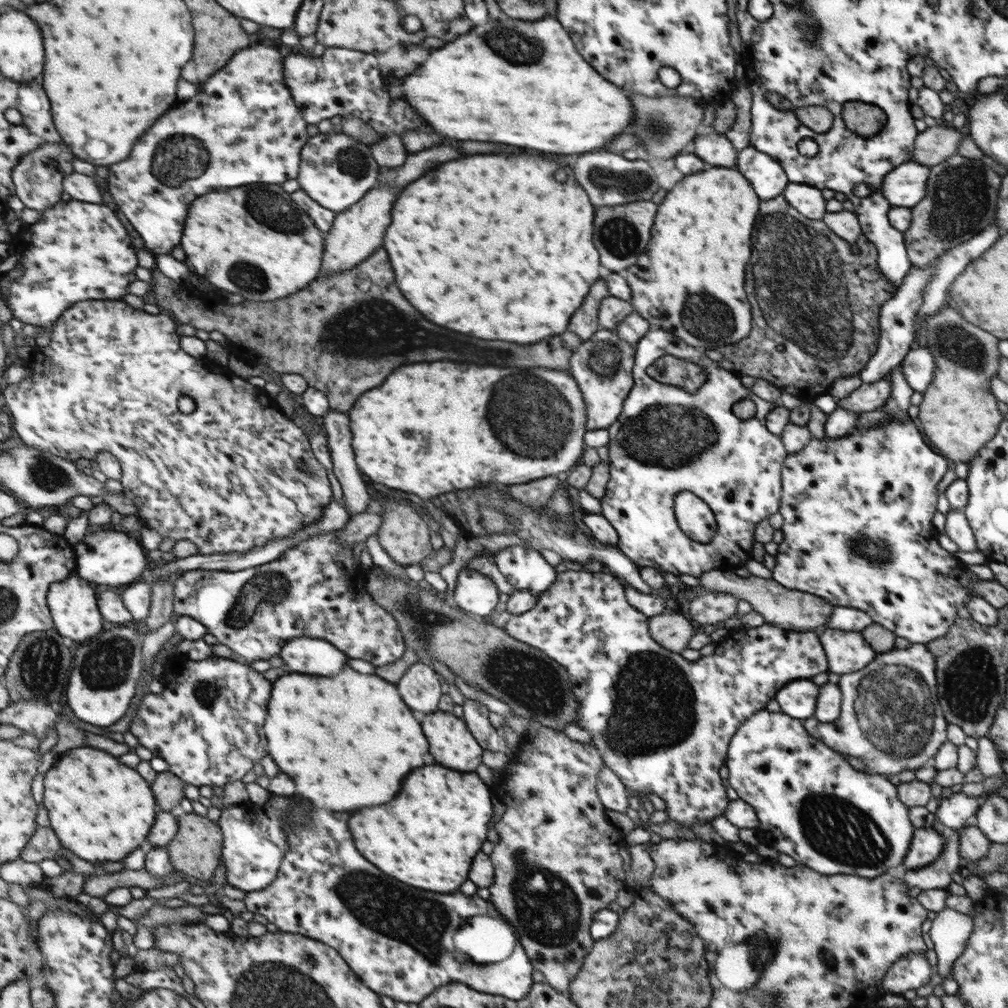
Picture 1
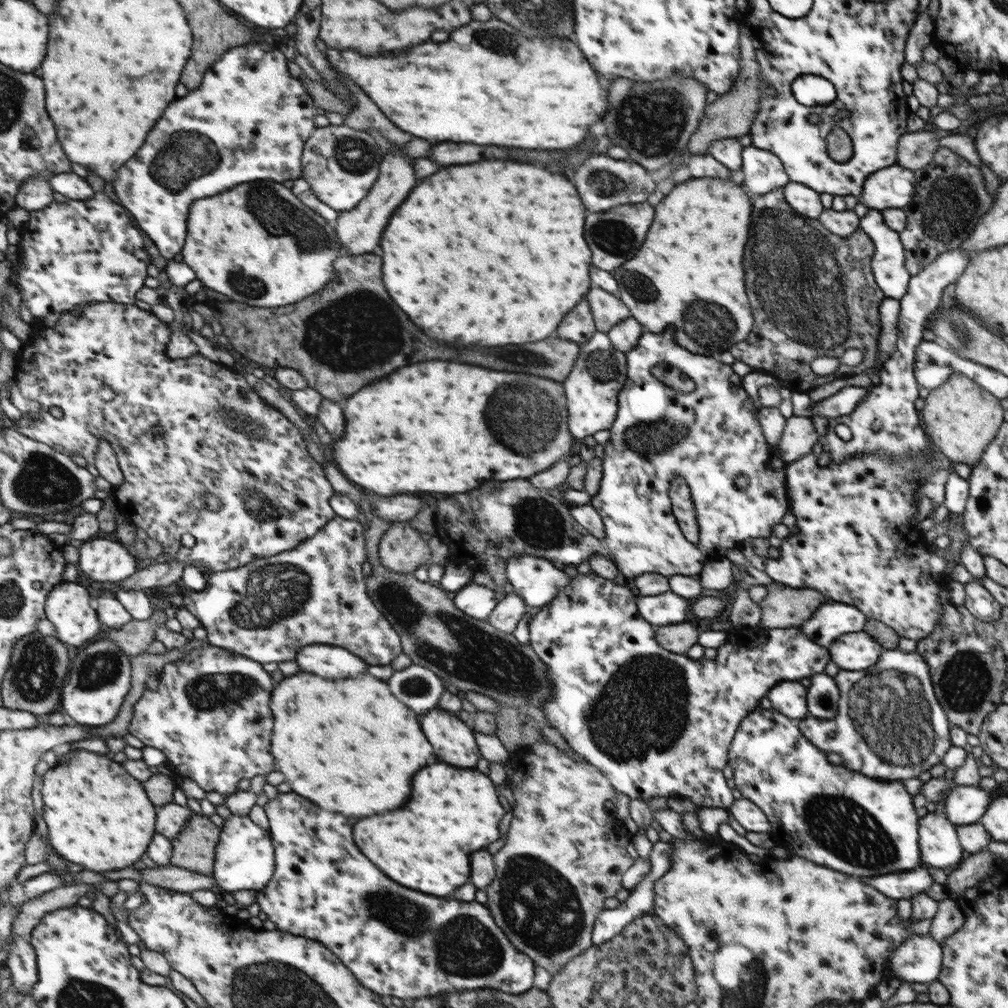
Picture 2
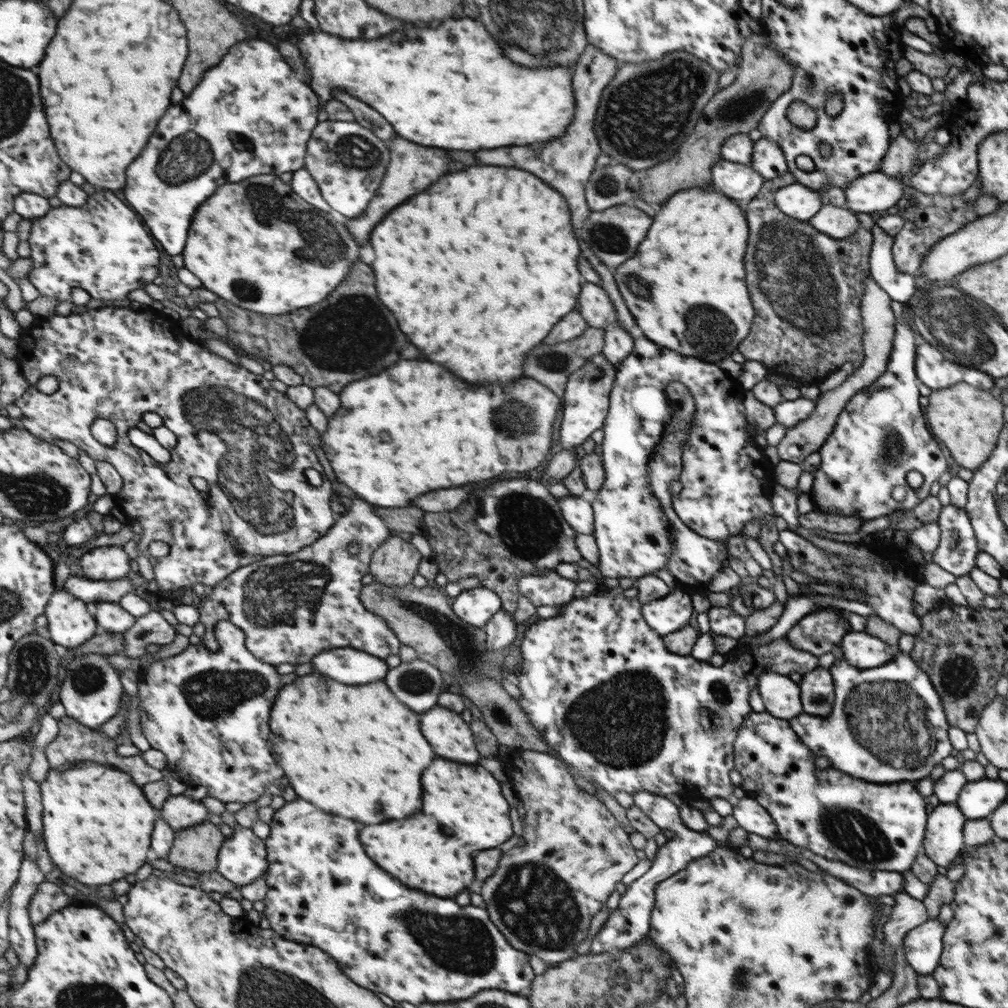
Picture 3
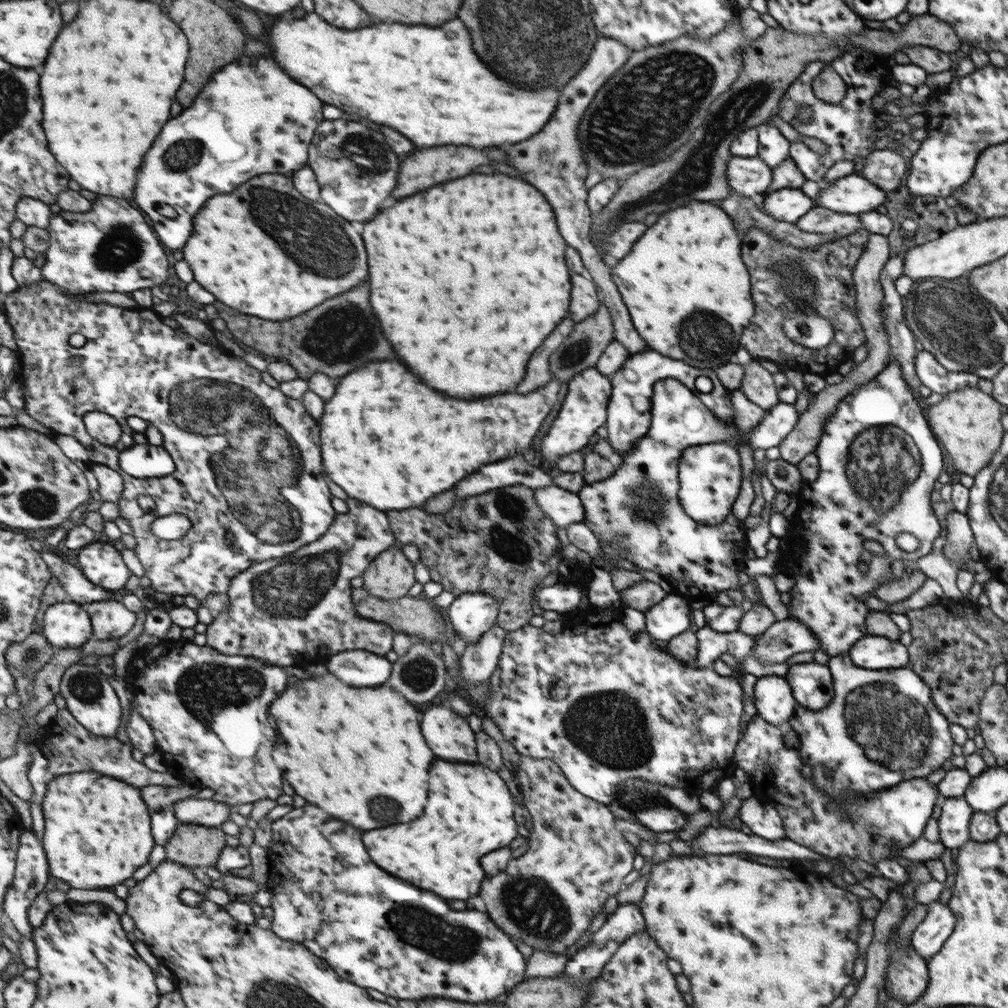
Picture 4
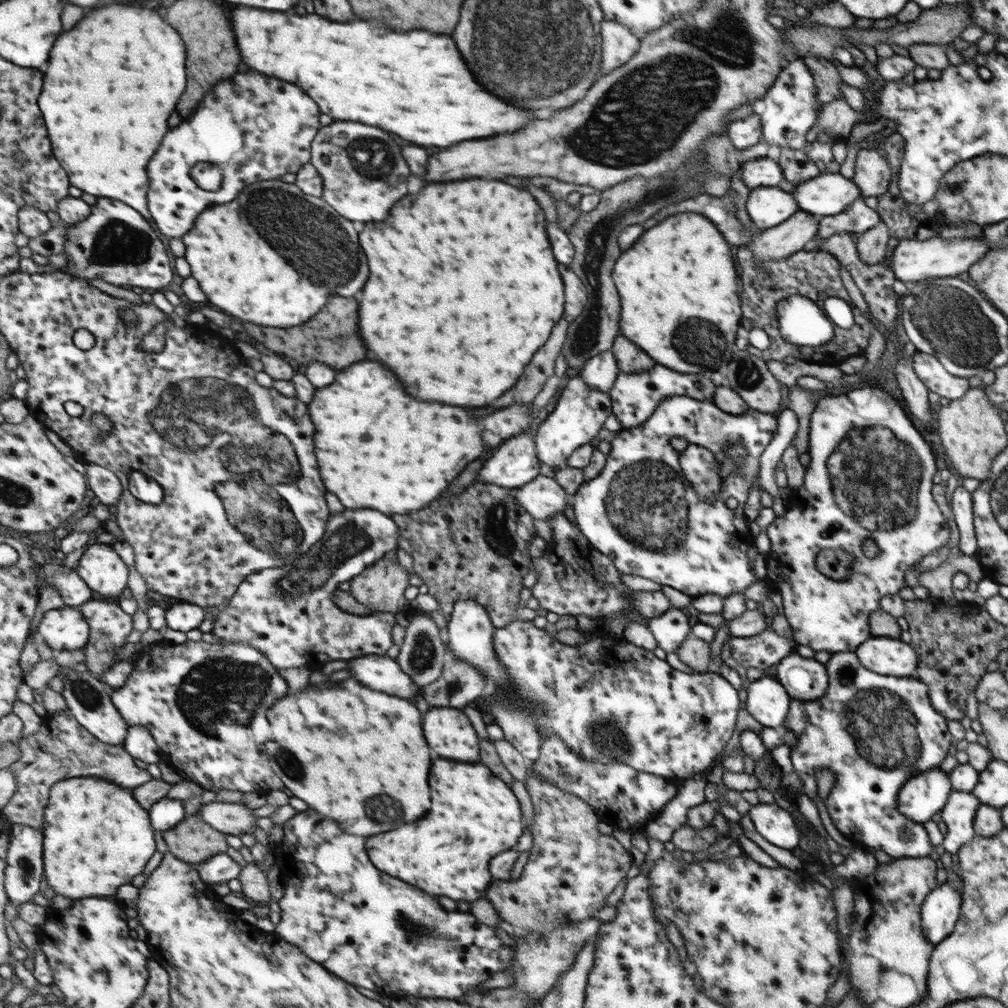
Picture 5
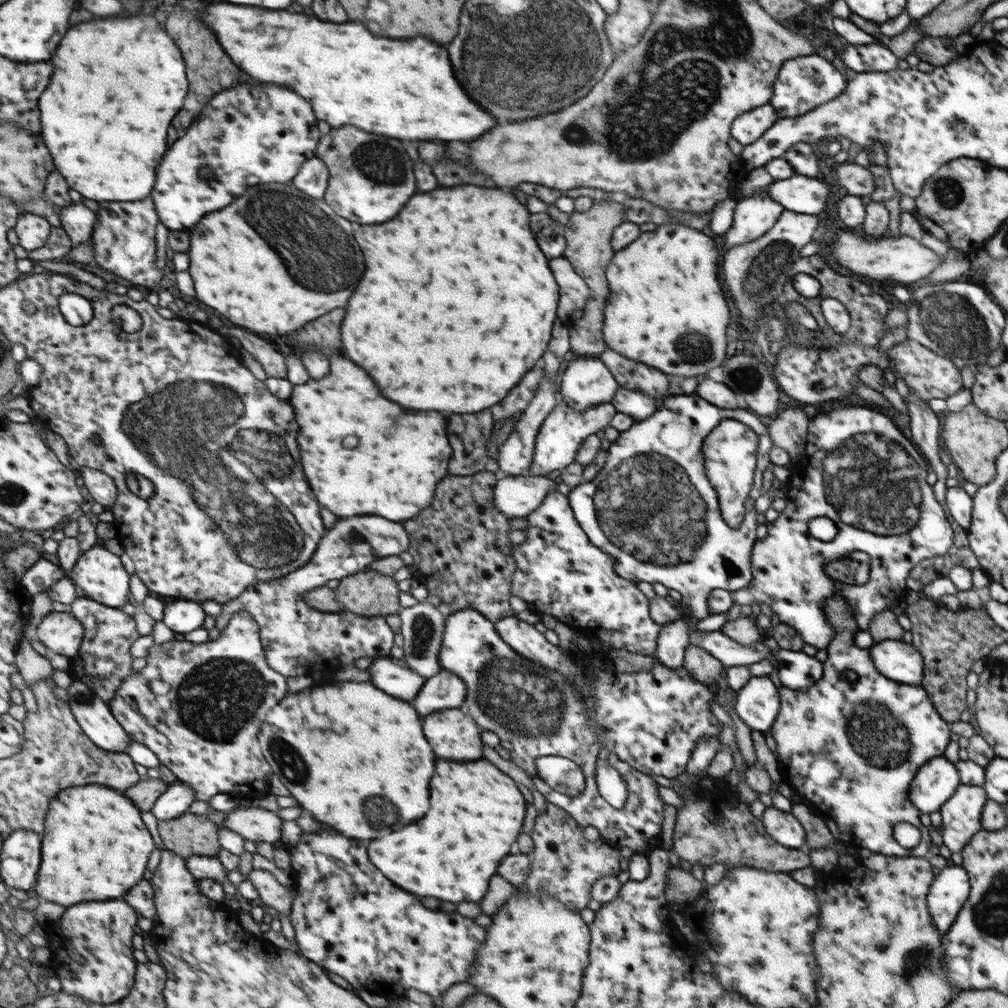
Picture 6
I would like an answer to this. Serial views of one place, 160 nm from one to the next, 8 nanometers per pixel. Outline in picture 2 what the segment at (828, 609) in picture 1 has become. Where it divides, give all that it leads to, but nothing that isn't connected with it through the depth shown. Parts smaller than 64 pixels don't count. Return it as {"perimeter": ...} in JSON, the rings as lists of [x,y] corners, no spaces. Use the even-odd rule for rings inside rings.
{"perimeter":[[[775,581],[764,587],[766,595],[758,602],[758,624],[765,628],[801,627],[817,607],[830,602],[824,594],[809,588],[789,588]]]}

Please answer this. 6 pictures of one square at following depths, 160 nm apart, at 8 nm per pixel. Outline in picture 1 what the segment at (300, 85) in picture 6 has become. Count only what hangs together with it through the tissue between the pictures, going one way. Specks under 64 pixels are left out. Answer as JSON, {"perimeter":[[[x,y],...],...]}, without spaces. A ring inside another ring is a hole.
{"perimeter":[[[501,17],[495,20],[487,20],[475,26],[473,32],[469,34],[457,35],[461,40],[453,40],[453,44],[445,44],[437,50],[433,50],[433,54],[429,56],[427,62],[423,62],[415,74],[407,76],[403,82],[403,90],[397,90],[399,97],[411,102],[421,116],[433,124],[433,128],[437,128],[437,134],[447,136],[451,140],[477,140],[477,142],[501,142],[501,144],[509,144],[509,146],[517,146],[517,148],[533,148],[539,152],[549,152],[549,154],[581,154],[581,152],[591,152],[597,148],[603,148],[609,140],[613,140],[613,134],[621,134],[627,124],[631,122],[633,116],[633,104],[629,100],[629,96],[625,96],[625,90],[614,85],[611,81],[605,80],[600,73],[596,71],[586,61],[577,50],[576,45],[572,43],[568,32],[555,17],[545,17],[543,19],[526,21],[515,20],[509,17]]]}

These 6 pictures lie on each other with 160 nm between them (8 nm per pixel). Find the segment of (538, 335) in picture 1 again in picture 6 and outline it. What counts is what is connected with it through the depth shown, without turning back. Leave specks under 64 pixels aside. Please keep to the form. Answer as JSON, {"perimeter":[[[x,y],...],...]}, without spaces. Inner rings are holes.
{"perimeter":[[[453,186],[415,194],[395,220],[375,226],[361,226],[357,230],[357,240],[361,248],[365,248],[369,268],[365,272],[365,280],[361,280],[361,288],[357,288],[357,292],[353,294],[349,316],[345,316],[345,352],[349,352],[349,358],[355,364],[361,364],[361,368],[369,368],[369,374],[377,380],[377,384],[381,384],[381,392],[385,392],[389,400],[397,400],[397,404],[413,410],[473,414],[483,410],[485,406],[500,402],[508,394],[507,390],[511,390],[519,382],[519,378],[529,368],[533,368],[535,360],[541,358],[541,352],[545,352],[551,338],[549,332],[555,320],[557,284],[551,276],[551,270],[547,268],[547,258],[537,248],[537,242],[529,230],[529,214],[526,206],[519,204],[511,192],[503,192],[499,188]]]}

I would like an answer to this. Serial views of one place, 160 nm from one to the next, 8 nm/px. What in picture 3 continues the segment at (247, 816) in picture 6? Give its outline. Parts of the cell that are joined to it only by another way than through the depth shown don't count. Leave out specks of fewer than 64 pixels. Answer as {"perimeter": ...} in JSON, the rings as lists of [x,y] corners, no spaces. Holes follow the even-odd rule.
{"perimeter":[[[183,793],[167,799],[161,809],[161,816],[179,832],[209,820],[211,813],[199,800],[193,800]]]}

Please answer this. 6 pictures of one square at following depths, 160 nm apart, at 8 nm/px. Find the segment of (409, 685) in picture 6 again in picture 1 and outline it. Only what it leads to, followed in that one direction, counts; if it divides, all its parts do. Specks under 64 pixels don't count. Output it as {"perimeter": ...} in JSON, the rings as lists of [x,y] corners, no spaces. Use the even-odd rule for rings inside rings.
{"perimeter":[[[309,636],[290,640],[285,644],[281,658],[293,672],[317,676],[335,676],[349,660],[343,650]]]}

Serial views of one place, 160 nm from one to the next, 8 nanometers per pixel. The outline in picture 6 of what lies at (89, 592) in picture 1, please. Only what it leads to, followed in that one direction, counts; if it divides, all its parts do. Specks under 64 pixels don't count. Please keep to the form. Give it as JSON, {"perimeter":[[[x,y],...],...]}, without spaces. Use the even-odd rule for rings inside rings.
{"perimeter":[[[52,610],[37,626],[42,644],[61,656],[76,658],[84,642],[85,627],[73,613]]]}

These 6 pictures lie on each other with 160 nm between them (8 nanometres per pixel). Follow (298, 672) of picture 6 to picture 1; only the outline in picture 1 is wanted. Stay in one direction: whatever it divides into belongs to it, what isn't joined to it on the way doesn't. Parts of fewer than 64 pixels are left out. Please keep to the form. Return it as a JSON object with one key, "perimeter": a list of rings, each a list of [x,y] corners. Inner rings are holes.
{"perimeter":[[[338,528],[338,530],[332,530],[331,532],[316,534],[309,540],[301,541],[301,544],[297,544],[295,548],[284,552],[281,558],[251,568],[238,571],[195,569],[184,572],[174,579],[175,613],[179,616],[191,616],[200,620],[208,628],[208,632],[217,638],[219,644],[231,649],[233,653],[236,654],[236,657],[242,660],[247,658],[249,662],[251,662],[251,660],[269,660],[269,658],[279,656],[279,652],[283,652],[285,644],[290,640],[309,636],[331,642],[333,646],[339,648],[339,650],[343,650],[343,652],[345,652],[347,656],[351,656],[351,658],[359,658],[364,661],[369,660],[369,663],[375,664],[375,666],[391,665],[403,657],[403,652],[405,652],[406,647],[405,637],[401,632],[399,621],[393,616],[393,613],[383,608],[368,591],[366,587],[367,572],[361,571],[359,561],[355,560],[355,556],[353,556],[353,552],[351,551],[352,548],[347,548],[342,544],[342,536],[340,536],[340,534],[343,531],[343,528]]]}

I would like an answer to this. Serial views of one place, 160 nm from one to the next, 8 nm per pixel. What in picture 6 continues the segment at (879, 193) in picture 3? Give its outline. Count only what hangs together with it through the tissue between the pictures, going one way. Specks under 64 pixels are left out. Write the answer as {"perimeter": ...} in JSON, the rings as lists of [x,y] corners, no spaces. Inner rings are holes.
{"perimeter":[[[795,174],[765,186],[765,194],[783,210],[816,215],[825,207],[829,186],[815,177]]]}

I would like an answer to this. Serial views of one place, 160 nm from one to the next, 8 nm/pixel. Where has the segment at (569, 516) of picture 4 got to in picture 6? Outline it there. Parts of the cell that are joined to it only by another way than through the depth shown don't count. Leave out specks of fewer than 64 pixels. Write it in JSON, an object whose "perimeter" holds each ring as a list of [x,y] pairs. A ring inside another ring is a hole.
{"perimeter":[[[539,475],[498,476],[494,505],[506,517],[525,517],[537,508],[557,483]]]}

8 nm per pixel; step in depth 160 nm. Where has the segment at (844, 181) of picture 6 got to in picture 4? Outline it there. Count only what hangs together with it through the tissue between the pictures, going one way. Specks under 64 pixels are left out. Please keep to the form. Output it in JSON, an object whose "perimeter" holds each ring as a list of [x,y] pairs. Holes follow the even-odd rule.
{"perimeter":[[[884,148],[870,152],[863,159],[863,169],[859,175],[887,193],[901,185],[905,168],[905,160],[897,149]]]}

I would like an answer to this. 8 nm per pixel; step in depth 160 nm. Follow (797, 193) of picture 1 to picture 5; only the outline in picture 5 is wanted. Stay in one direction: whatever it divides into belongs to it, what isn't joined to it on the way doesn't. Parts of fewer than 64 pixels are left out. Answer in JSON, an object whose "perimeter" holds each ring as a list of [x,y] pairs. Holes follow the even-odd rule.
{"perimeter":[[[778,186],[752,189],[745,204],[745,212],[752,225],[759,230],[777,226],[798,211],[799,206],[793,202],[793,196],[780,190]]]}

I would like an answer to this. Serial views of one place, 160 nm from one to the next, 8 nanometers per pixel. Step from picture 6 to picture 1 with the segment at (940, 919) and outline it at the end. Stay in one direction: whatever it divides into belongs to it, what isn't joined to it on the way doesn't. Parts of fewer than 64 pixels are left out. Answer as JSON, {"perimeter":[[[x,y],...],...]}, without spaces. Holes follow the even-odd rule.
{"perimeter":[[[910,952],[896,960],[884,976],[882,990],[897,995],[905,990],[915,990],[929,980],[929,963],[924,952]]]}

